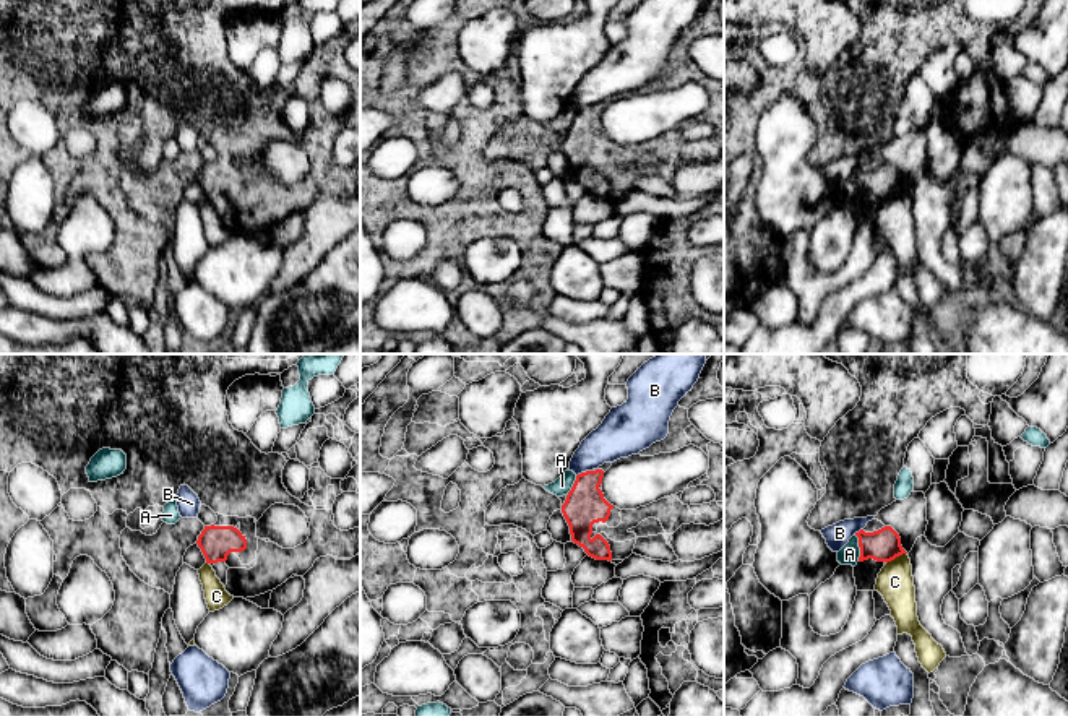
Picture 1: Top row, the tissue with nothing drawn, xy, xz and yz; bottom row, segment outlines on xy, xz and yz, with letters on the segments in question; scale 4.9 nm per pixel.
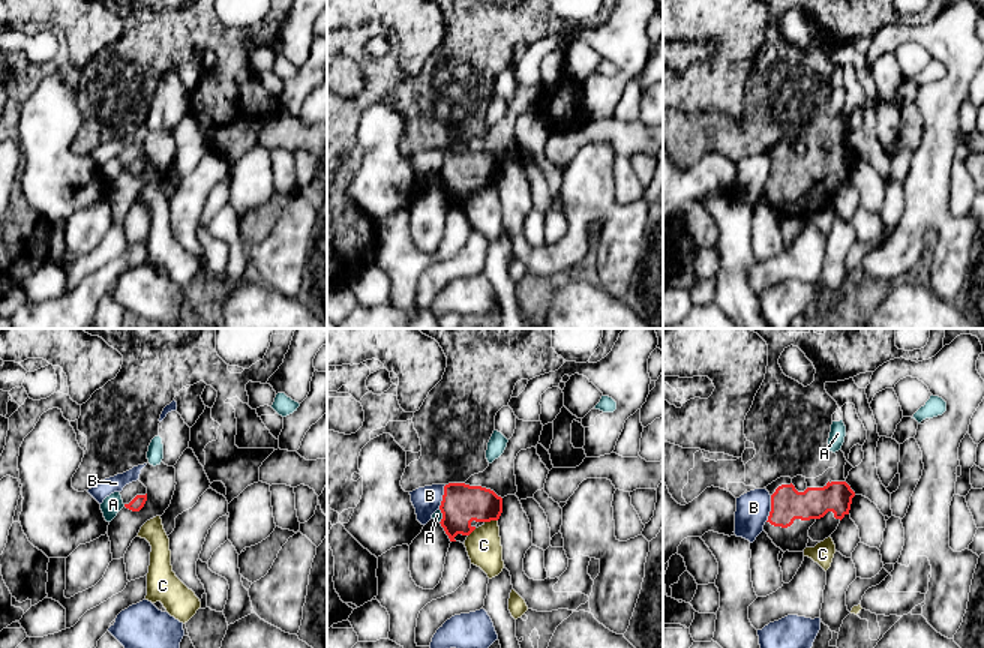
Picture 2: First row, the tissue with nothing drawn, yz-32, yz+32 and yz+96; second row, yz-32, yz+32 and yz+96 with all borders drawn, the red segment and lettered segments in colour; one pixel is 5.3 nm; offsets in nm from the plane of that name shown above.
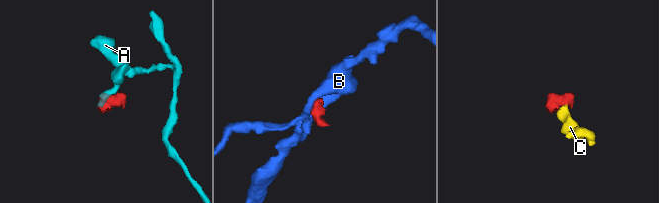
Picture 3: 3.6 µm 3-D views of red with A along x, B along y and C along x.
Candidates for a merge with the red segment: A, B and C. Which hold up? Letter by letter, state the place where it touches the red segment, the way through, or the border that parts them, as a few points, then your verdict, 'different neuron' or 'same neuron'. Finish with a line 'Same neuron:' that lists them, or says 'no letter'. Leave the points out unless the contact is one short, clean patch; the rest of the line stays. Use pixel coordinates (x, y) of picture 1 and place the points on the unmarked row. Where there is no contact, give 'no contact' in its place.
A: meets red in yz at (859, 182); border along yz (854, 171), (859, 181), (859, 197); different neuron
B: meets red in xz at (583, 109); border along xz (591, 106), (581, 107), (577, 112); different neuron
C: meets red in yz at (896, 192); border along yz (906, 189), (887, 200); different neuron
Same neuron: no letter

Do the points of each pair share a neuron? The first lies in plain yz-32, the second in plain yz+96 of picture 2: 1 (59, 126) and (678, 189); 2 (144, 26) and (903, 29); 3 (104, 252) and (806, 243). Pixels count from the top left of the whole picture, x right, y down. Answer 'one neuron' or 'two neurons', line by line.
1: one neuron
2: two neurons
3: two neurons

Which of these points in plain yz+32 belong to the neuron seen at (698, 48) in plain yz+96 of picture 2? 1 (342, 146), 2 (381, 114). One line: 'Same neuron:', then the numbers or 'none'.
Same neuron: 1

